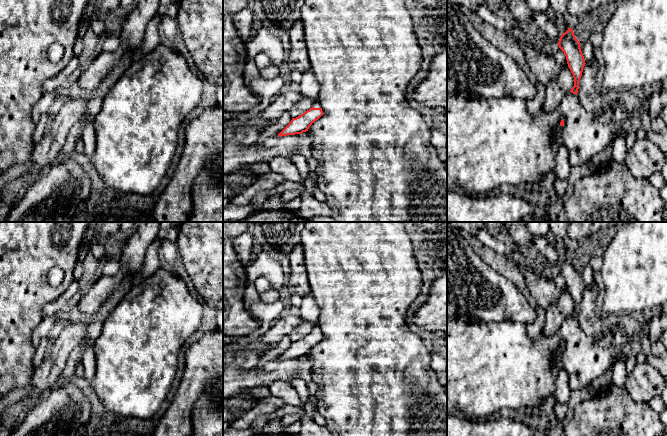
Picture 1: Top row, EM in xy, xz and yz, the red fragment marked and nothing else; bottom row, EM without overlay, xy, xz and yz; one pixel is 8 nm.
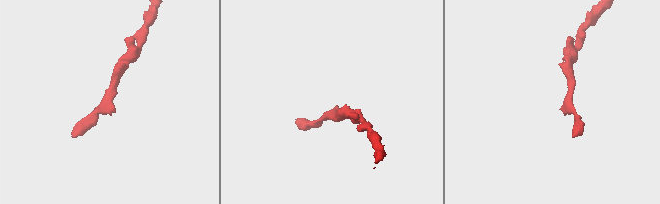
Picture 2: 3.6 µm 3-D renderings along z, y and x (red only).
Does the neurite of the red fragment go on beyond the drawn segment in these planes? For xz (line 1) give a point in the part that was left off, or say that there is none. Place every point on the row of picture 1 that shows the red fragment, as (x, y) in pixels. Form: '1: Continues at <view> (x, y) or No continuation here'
1: Continues at xz (316, 105)

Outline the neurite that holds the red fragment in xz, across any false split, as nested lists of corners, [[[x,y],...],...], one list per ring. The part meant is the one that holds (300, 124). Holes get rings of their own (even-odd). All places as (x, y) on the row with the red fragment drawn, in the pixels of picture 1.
[[[316,101],[312,108],[296,118],[292,118],[291,122],[278,134],[278,136],[287,136],[302,134],[308,131],[309,127],[323,115],[321,105]]]

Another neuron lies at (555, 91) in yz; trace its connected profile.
[[[568,64],[560,65],[559,76],[545,87],[543,108],[547,112],[553,112],[573,86],[574,78]]]

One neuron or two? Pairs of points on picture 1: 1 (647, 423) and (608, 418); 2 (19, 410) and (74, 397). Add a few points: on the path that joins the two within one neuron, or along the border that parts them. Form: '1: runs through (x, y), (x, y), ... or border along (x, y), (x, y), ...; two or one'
1: runs through (637, 423), (618, 422); one
2: border along (49, 390), (24, 417); two

